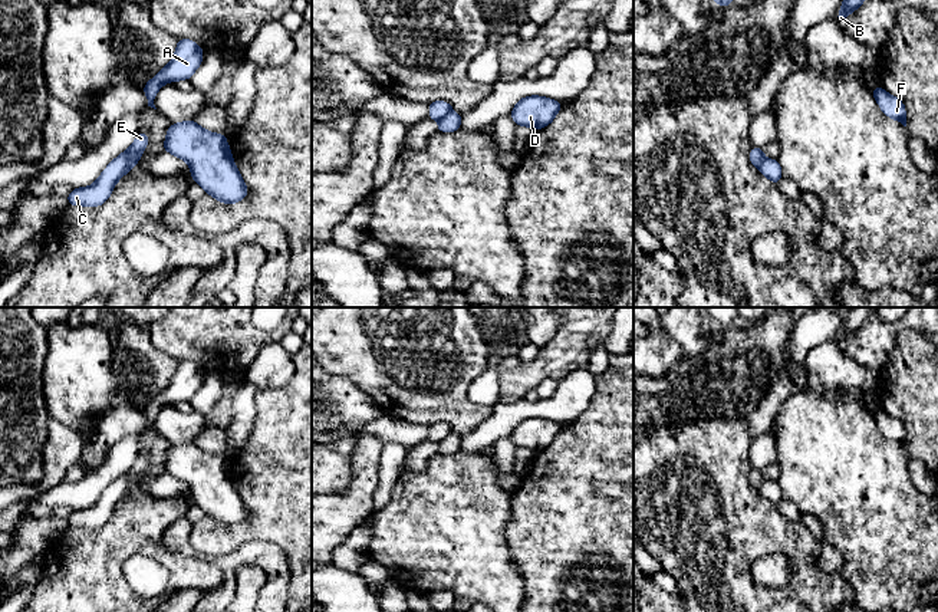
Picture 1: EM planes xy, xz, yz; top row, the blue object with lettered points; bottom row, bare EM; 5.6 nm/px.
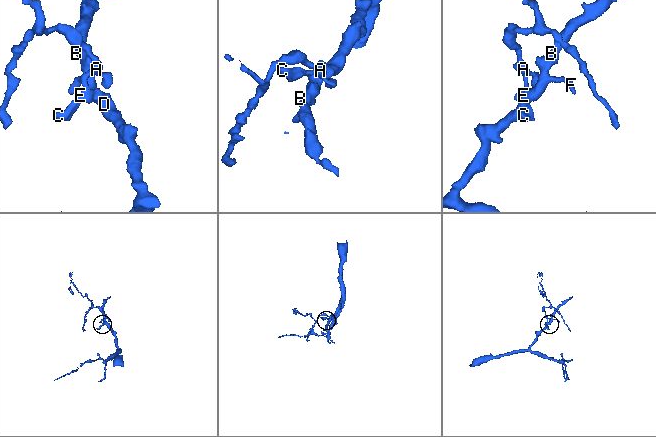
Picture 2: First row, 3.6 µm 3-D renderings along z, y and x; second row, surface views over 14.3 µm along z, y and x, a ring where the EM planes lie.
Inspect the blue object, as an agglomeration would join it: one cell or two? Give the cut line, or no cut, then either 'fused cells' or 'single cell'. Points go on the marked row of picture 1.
cut in xy along (142, 150), (134, 155), (124, 173); fused cells

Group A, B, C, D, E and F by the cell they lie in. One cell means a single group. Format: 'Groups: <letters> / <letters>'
Groups: A C E / B D F

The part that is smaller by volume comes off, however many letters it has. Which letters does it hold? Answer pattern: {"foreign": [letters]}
{"foreign": ["A", "C", "E"]}

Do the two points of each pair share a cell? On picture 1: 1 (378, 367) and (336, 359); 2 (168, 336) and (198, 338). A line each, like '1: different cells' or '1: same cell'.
1: same cell
2: same cell

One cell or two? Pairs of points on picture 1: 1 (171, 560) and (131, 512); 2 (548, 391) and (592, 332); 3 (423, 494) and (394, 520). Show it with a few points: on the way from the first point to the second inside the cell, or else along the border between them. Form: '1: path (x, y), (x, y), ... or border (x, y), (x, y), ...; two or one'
1: path (158, 552), (144, 539), (138, 525); one
2: border (558, 381), (545, 378), (535, 388); two
3: path (415, 502), (401, 516); one

